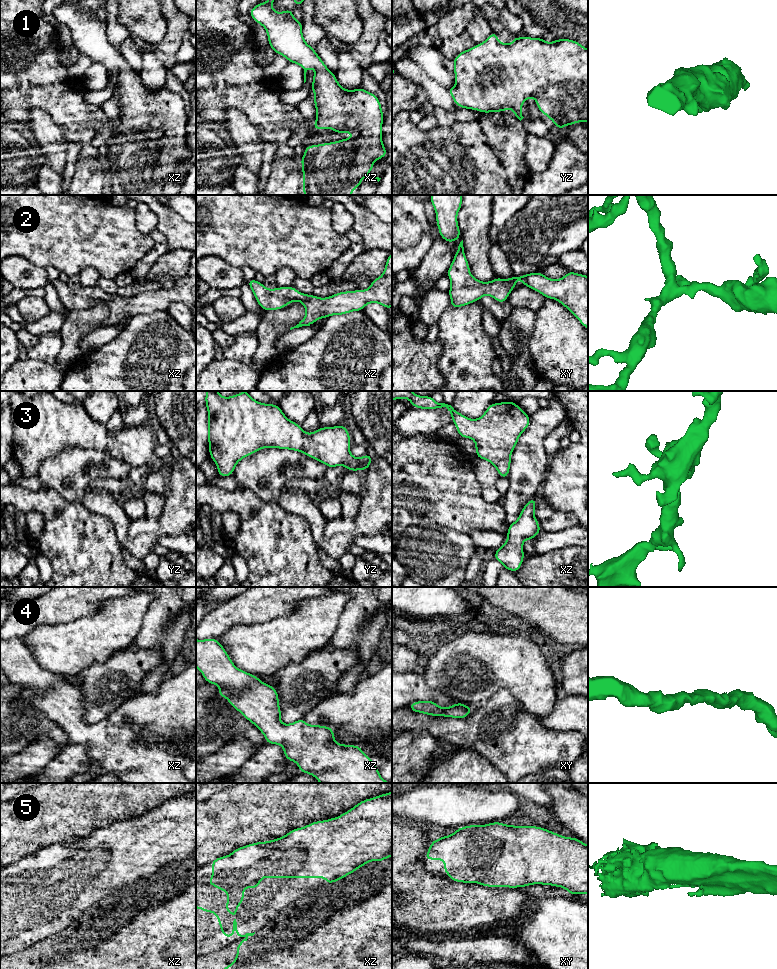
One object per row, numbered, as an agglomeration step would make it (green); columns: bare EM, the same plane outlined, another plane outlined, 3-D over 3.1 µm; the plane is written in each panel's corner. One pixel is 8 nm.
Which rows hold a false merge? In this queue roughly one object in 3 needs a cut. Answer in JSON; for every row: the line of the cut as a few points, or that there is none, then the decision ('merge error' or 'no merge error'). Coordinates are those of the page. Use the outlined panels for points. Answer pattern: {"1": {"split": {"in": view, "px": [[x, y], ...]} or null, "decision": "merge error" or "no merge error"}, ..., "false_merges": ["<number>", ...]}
{"1": {"split": null, "decision": "no merge error"}, "2": {"split": null, "decision": "no merge error"}, "3": {"split": null, "decision": "no merge error"}, "4": {"split": null, "decision": "no merge error"}, "5": {"split": null, "decision": "no merge error"}, "false_merges": []}

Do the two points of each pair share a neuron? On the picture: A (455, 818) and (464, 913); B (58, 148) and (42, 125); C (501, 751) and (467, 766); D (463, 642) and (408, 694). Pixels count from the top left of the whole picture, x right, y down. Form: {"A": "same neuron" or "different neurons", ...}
{"A": "different neurons", "B": "same neuron", "C": "different neurons", "D": "different neurons"}

